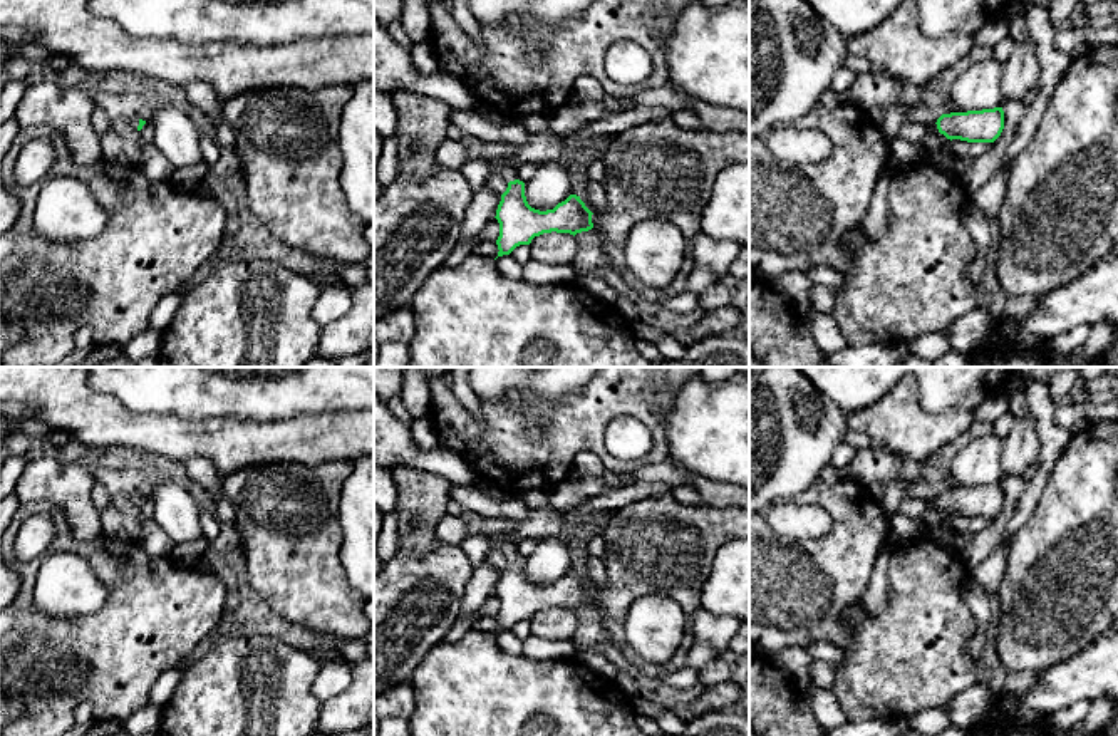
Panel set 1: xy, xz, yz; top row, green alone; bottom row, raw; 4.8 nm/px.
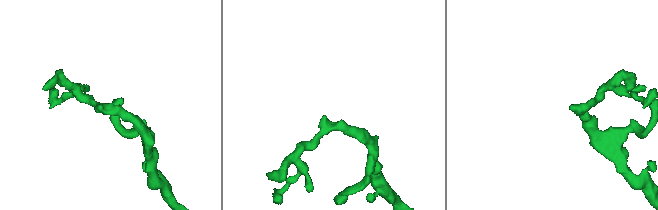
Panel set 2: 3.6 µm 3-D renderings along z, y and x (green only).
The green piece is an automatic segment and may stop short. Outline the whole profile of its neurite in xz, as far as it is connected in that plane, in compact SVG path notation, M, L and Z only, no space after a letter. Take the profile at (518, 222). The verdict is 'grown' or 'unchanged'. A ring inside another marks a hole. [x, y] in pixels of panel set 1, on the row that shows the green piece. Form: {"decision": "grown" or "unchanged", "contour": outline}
{"decision": "grown", "contour": "M498 164L494 173L508 181L494 216L499 223L498 257L510 255L520 245L530 245L535 236L543 233L556 231L575 236L593 228L593 213L580 196L570 194L553 210L540 211L528 205L525 183L516 178L516 169Z"}

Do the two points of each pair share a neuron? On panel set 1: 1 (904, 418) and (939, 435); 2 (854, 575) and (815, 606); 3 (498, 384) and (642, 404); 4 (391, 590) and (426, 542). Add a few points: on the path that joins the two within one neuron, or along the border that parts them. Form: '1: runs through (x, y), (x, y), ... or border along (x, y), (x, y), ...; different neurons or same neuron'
1: runs through (912, 426), (919, 433), (931, 433); same neuron
2: runs through (843, 577), (825, 596); same neuron
3: border along (587, 384), (558, 403), (545, 403), (545, 414); different neurons
4: border along (439, 542), (421, 555), (399, 550); different neurons

